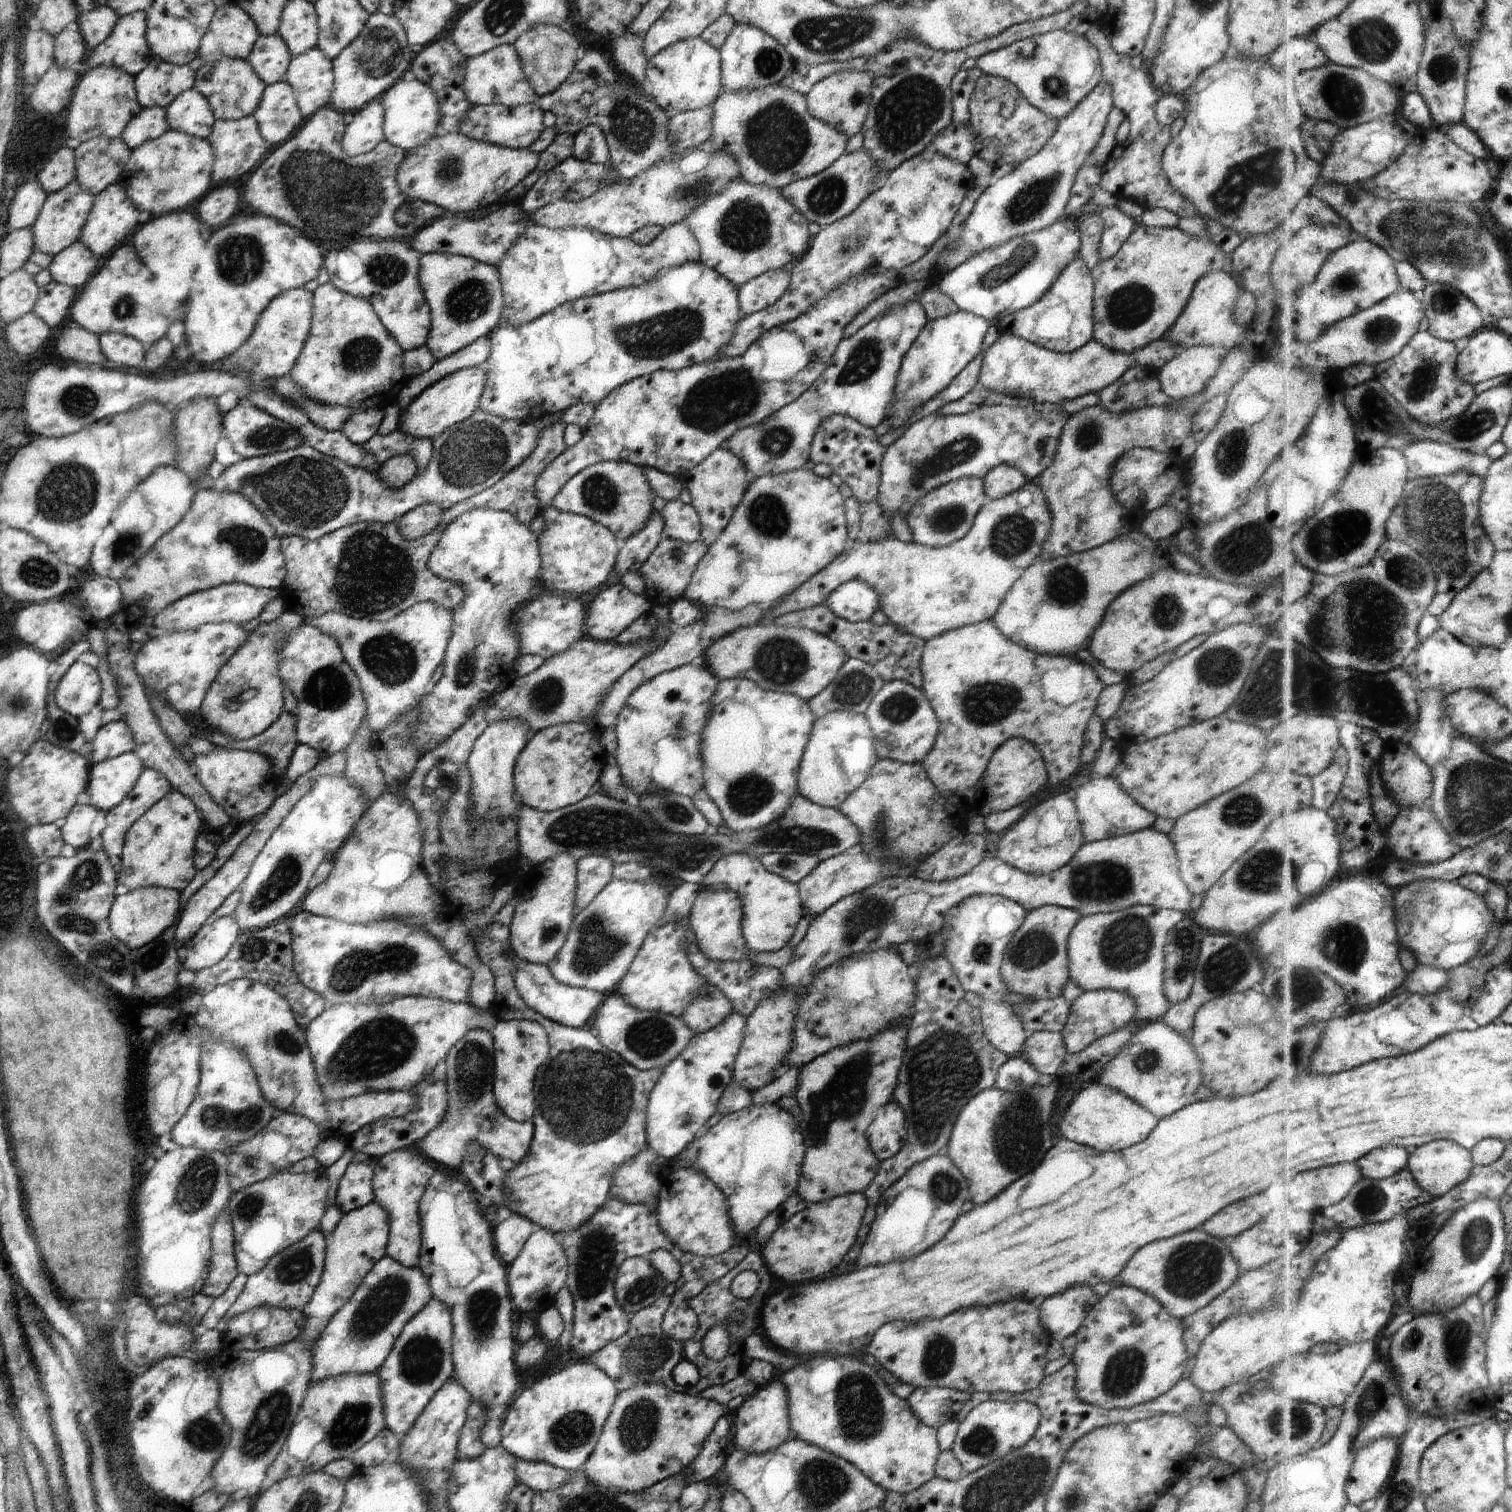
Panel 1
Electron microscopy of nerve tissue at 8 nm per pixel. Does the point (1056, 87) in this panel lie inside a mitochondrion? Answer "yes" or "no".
yes

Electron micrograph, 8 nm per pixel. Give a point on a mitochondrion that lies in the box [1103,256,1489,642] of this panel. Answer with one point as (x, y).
(1432, 512)

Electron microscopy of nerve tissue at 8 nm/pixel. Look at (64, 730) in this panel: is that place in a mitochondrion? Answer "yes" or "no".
yes

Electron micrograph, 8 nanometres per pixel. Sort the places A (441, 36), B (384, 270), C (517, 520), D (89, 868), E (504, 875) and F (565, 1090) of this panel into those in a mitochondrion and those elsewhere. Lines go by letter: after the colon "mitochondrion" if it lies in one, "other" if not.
A: other
B: mitochondrion
C: other
D: mitochondrion
E: other
F: other

